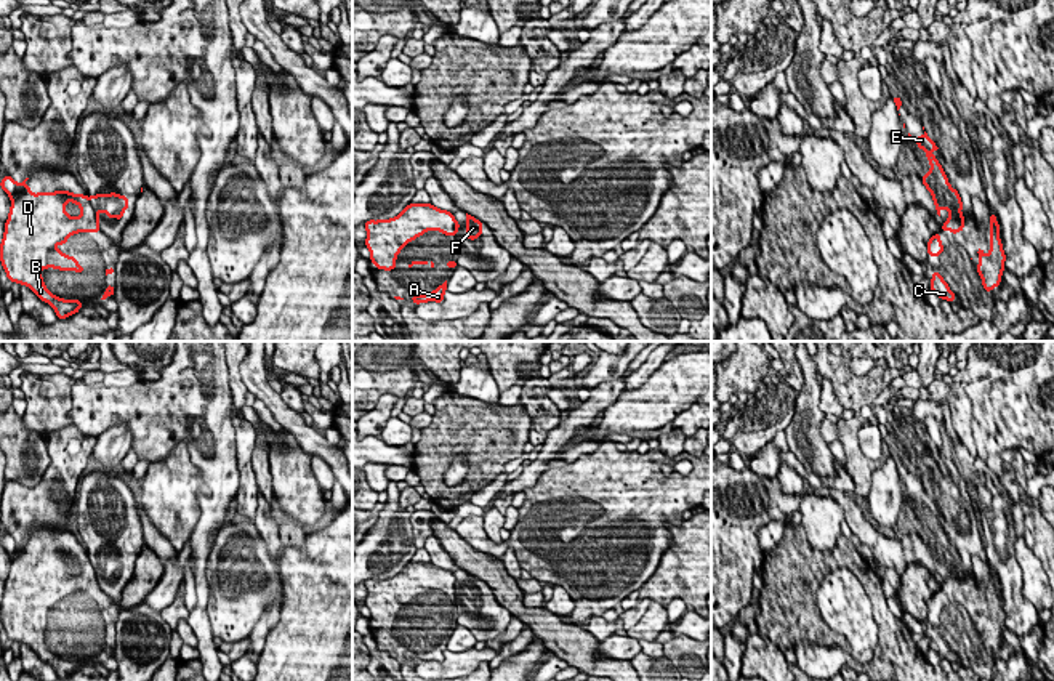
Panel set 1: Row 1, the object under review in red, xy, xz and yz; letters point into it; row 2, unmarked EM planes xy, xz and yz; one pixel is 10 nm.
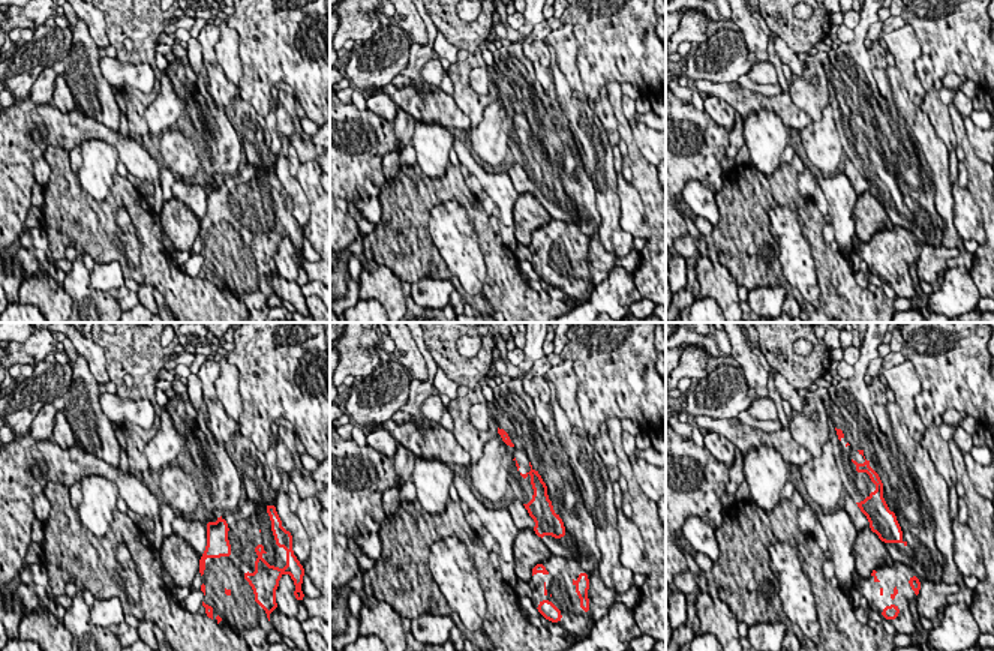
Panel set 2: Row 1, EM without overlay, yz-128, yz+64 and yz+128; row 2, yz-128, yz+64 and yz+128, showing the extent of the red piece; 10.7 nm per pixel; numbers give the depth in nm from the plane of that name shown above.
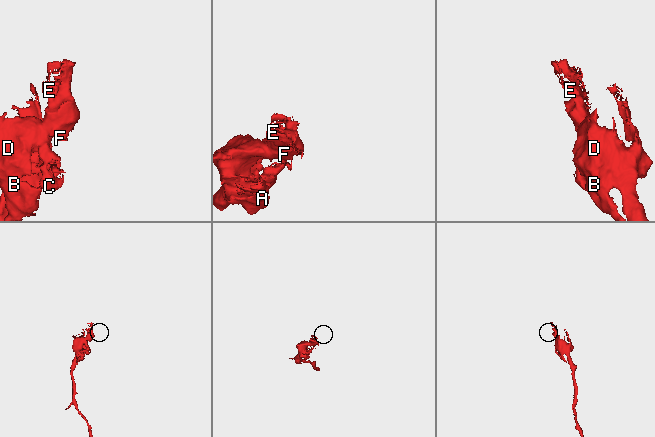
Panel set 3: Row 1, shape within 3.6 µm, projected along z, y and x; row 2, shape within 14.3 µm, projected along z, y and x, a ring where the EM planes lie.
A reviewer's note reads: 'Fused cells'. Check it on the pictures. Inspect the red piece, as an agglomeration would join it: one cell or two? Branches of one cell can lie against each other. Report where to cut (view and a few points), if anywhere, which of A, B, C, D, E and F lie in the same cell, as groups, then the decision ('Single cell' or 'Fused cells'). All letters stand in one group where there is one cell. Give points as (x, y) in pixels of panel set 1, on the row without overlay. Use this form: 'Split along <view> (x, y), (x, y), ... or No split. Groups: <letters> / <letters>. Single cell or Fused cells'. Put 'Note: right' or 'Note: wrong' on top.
Note: right
Split along yz (949, 574), (955, 577), (963, 576). Groups: A B C D / E F. Fused cells

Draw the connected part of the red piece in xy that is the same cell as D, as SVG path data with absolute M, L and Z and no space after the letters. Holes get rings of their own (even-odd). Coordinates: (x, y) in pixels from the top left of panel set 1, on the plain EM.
M5 534L0 540L0 546L11 558L0 620L8 639L27 644L54 668L58 678L66 678L77 673L83 662L50 652L40 630L54 627L85 631L85 625L77 623L78 617L67 615L56 604L67 604L67 598L77 591L101 591L96 570L85 553L69 550L32 553L30 545L24 543L27 538L18 543L14 537ZM67 561L77 562L82 574L70 577L64 569Z

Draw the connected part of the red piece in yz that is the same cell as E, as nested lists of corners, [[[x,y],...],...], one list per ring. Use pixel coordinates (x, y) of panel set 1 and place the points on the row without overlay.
[[[926,490],[923,495],[916,495],[916,500],[916,506],[926,510],[926,518],[931,522],[931,529],[921,535],[921,540],[934,558],[937,574],[940,575],[940,569],[947,567],[951,577],[963,577],[964,574],[961,569],[964,562],[961,561],[958,550],[950,545],[948,537],[937,516],[931,513],[939,506],[934,500],[929,498]]]

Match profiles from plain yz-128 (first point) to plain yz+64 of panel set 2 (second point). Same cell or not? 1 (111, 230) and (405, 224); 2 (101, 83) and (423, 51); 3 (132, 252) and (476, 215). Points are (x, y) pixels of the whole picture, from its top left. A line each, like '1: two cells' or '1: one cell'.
1: one cell
2: one cell
3: two cells

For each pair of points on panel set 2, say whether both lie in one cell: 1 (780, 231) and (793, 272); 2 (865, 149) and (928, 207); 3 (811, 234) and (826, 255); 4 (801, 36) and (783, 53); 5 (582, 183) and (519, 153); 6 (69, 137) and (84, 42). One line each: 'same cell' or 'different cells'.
1: same cell
2: same cell
3: same cell
4: different cells
5: same cell
6: different cells

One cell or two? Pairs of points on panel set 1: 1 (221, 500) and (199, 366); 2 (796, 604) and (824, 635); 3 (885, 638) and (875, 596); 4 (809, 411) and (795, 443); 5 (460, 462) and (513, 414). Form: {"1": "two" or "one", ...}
{"1": "one", "2": "one", "3": "one", "4": "one", "5": "two"}

